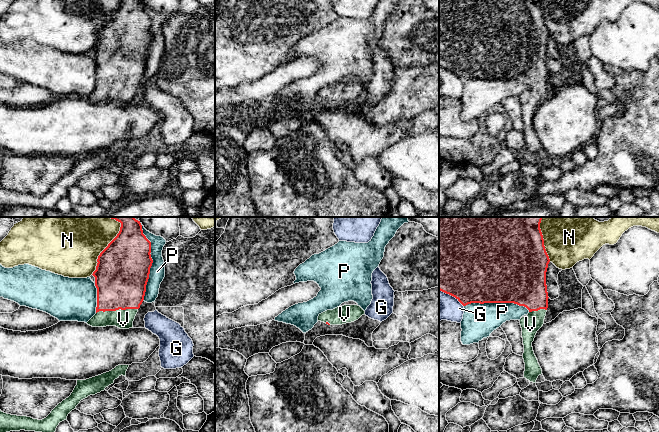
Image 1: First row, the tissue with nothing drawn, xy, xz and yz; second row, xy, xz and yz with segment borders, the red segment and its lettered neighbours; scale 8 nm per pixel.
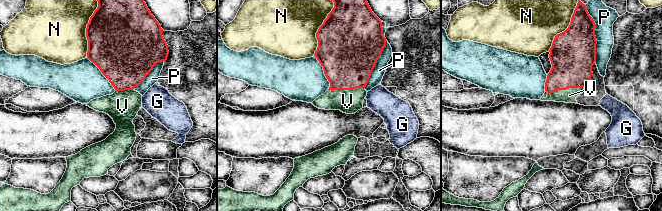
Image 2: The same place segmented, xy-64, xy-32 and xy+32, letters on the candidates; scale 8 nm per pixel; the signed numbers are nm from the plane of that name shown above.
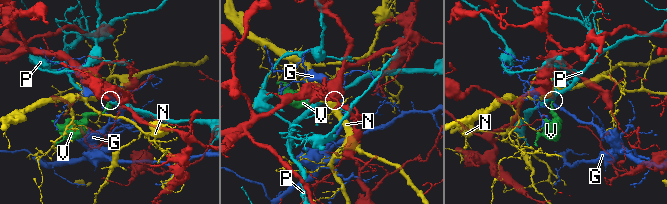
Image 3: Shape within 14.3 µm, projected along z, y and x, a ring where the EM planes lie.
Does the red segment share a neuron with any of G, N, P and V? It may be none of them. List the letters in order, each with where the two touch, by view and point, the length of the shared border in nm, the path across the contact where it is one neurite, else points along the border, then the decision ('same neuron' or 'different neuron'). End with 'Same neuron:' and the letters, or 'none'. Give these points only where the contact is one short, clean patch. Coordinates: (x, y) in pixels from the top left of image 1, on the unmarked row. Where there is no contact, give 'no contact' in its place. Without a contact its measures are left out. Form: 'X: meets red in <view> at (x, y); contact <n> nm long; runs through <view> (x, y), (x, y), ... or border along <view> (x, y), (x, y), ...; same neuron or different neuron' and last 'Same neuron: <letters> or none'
G: meets red in yz at (451, 71); contact 240 nm long; different neuron
N: meets red in xy at (104, 25); contact 480 nm long; different neuron
P: meets red in xy at (152, 38); contact 600 nm long; different neuron
V: meets red in xy at (116, 85); contact 340 nm long; runs through xy (121, 55), (121, 67), (116, 85), (123, 95); same neuron
Same neuron: V

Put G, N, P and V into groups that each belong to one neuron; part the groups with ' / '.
G / N / P / V

